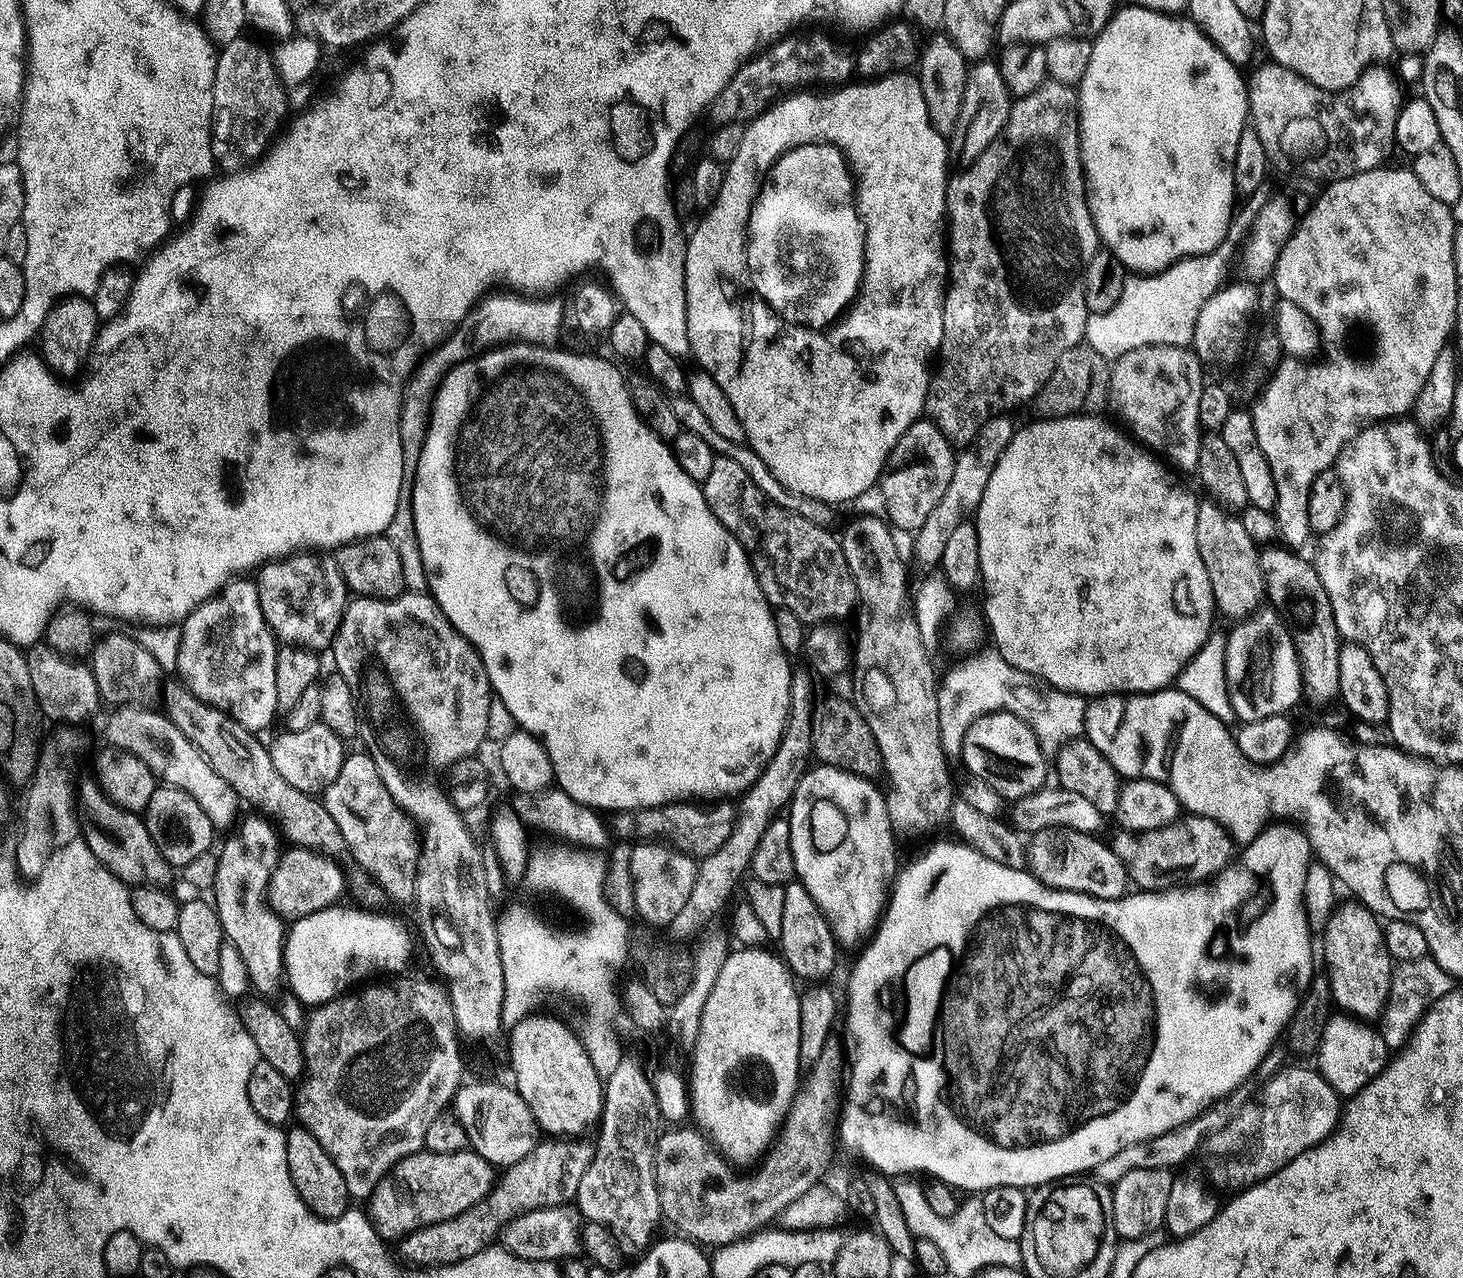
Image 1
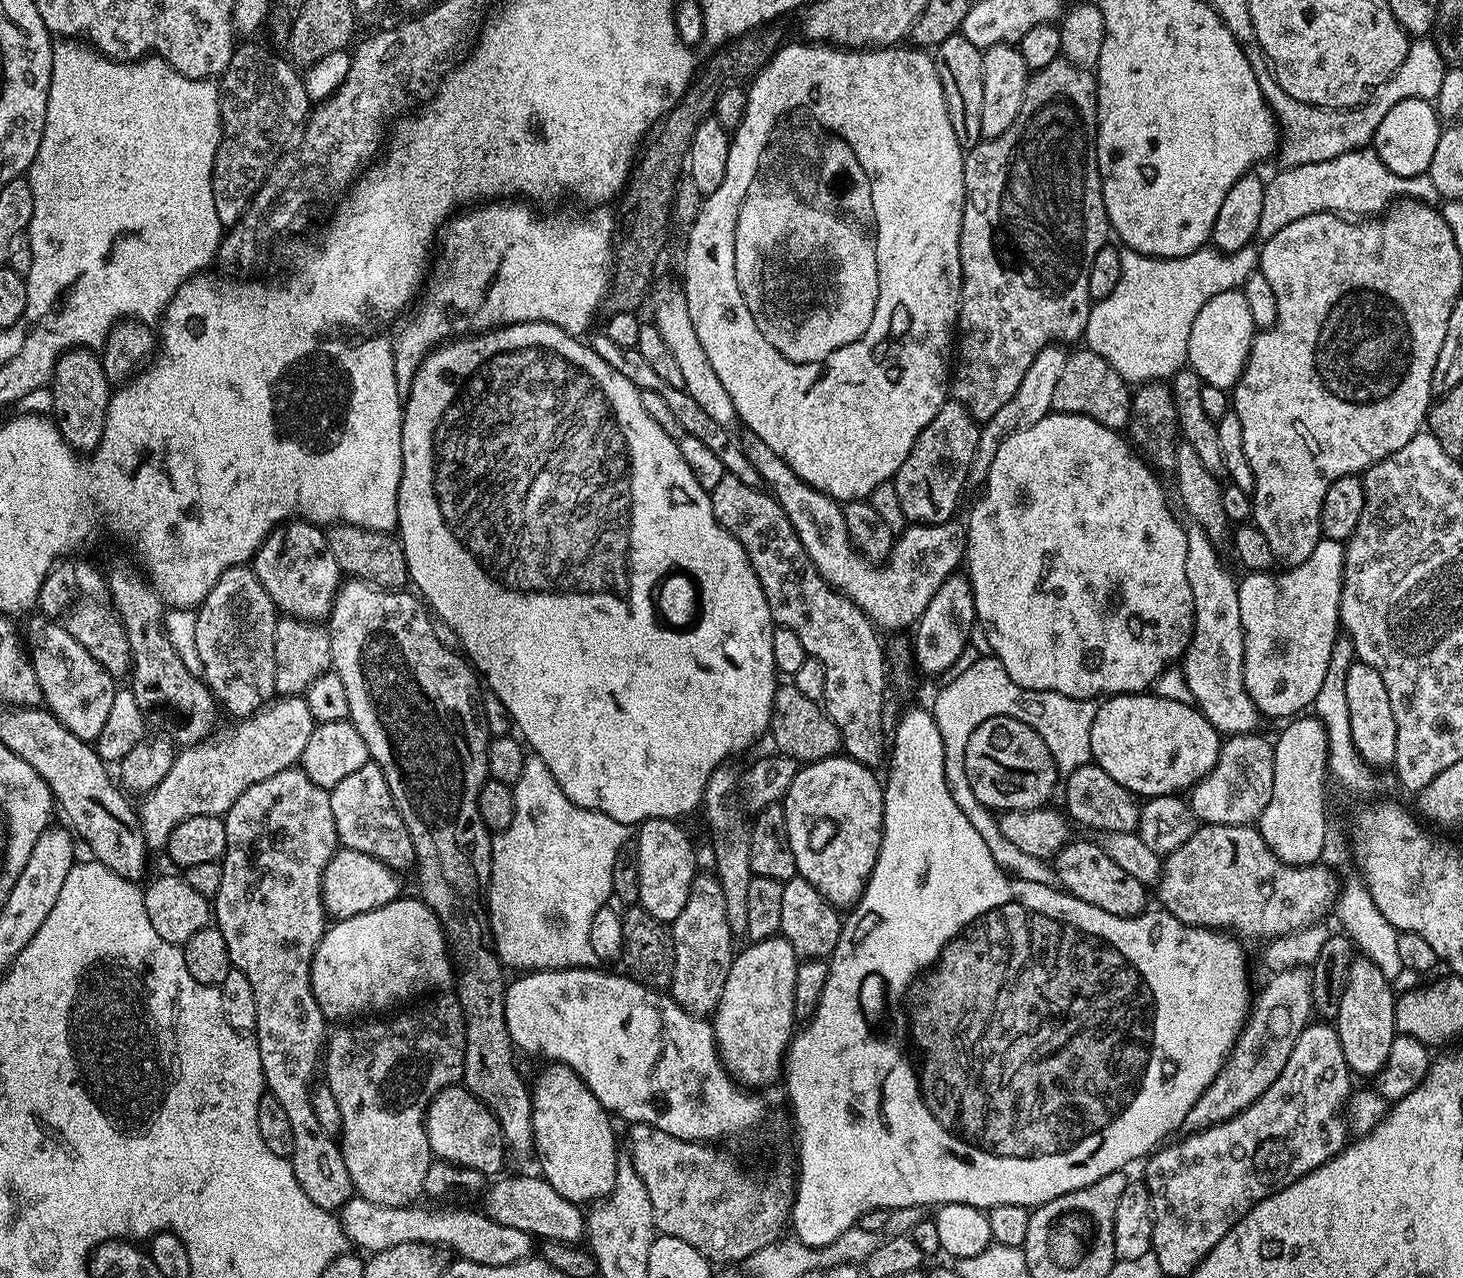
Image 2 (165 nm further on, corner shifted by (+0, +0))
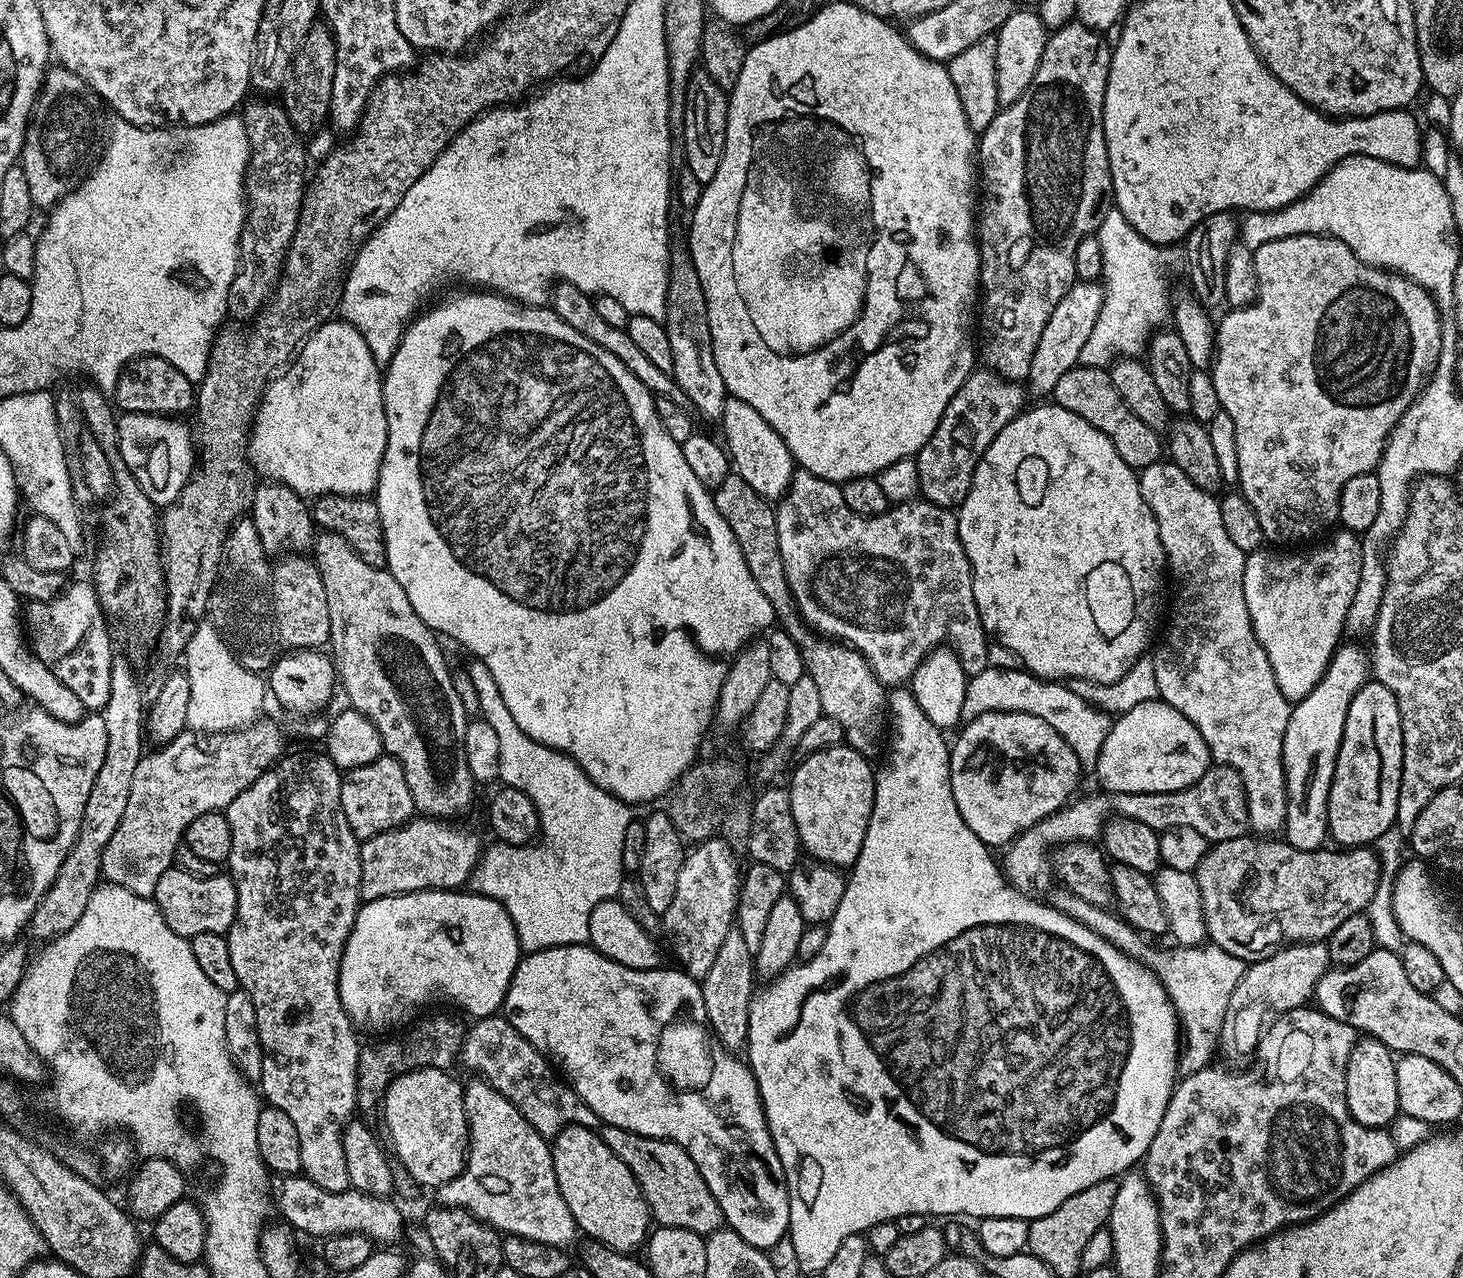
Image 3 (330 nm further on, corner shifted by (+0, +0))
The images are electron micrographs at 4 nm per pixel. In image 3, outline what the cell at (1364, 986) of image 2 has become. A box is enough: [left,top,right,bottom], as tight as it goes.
[1346,1035,1401,1129]

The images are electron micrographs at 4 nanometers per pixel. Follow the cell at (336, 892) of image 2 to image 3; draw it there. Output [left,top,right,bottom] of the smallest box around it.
[360,815,480,901]

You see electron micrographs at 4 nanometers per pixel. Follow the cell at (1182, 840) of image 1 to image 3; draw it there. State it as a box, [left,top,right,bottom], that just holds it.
[1194,834,1382,962]

